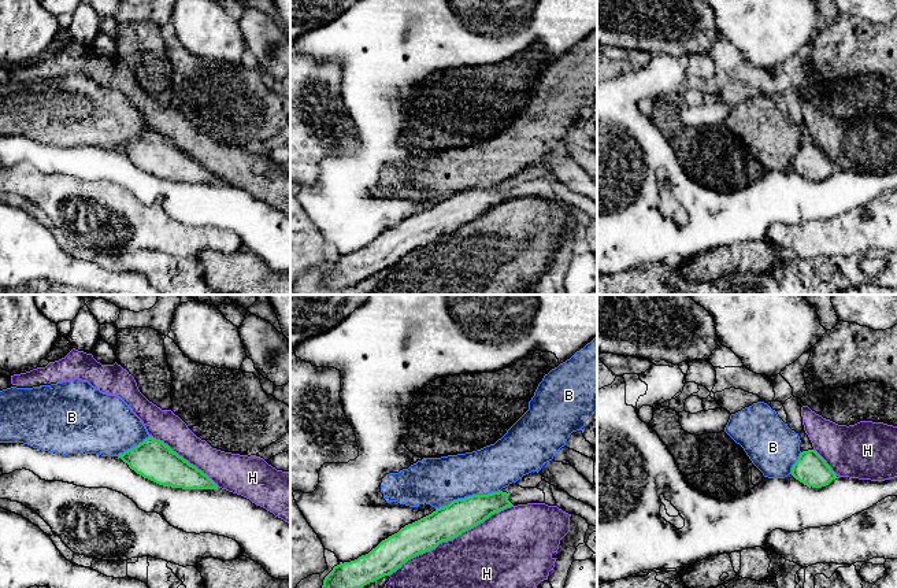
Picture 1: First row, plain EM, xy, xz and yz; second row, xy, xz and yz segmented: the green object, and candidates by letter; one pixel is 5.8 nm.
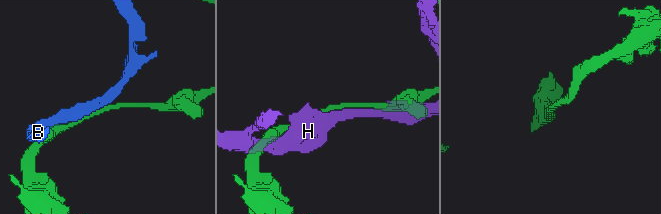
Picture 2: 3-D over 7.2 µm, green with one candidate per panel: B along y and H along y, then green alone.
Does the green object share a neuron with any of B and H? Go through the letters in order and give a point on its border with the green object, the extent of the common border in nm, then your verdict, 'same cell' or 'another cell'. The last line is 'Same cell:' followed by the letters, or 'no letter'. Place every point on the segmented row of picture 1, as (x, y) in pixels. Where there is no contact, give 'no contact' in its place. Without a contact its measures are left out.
B: meets green in xz at (469, 496); contact 400 nm long; another cell
H: meets green in xz at (449, 539); contact 850 nm long; another cell
Same cell: no letter

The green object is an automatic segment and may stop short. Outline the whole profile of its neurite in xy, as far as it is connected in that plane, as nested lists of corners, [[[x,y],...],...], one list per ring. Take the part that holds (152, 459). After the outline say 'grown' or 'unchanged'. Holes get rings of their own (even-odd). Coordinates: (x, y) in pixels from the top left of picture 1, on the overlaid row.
[[[145,439],[138,445],[119,454],[137,474],[159,485],[182,489],[218,489],[218,485],[196,466],[190,465],[163,441]]] | unchanged

